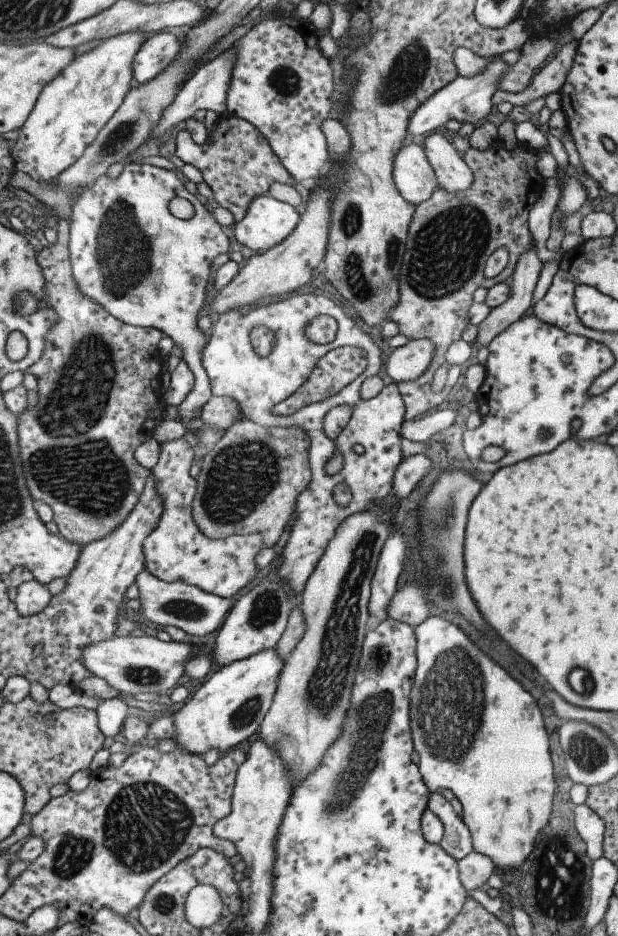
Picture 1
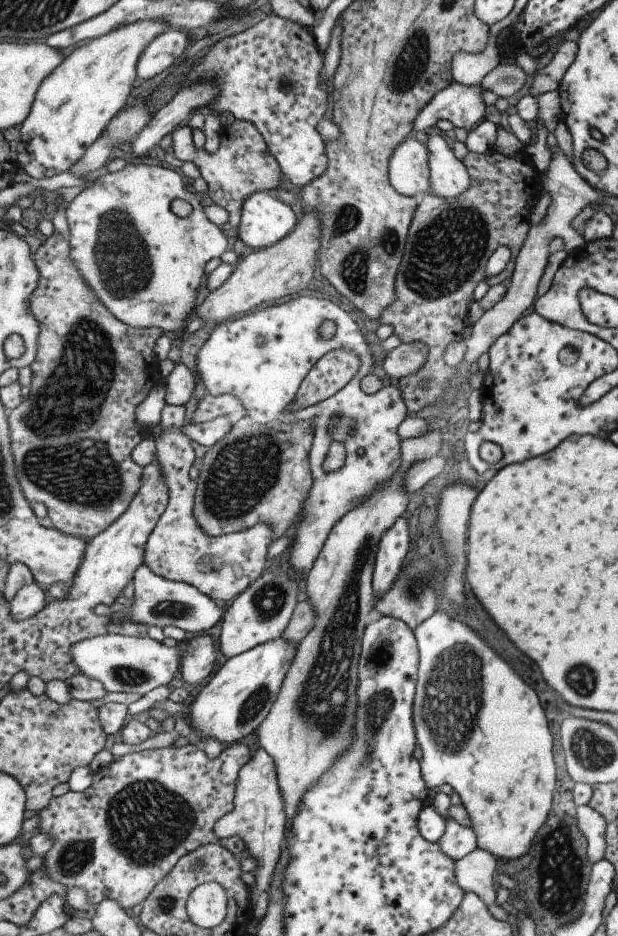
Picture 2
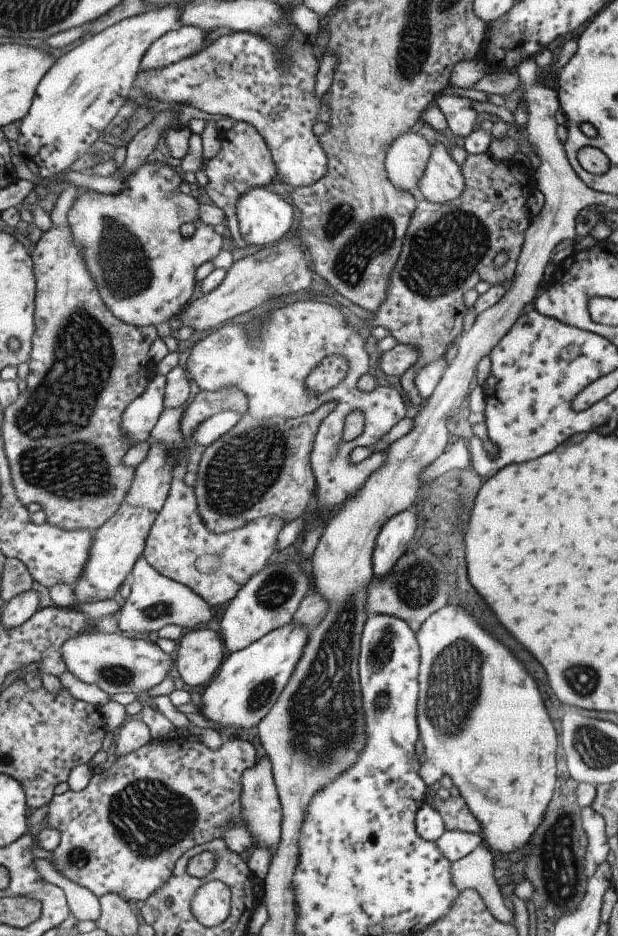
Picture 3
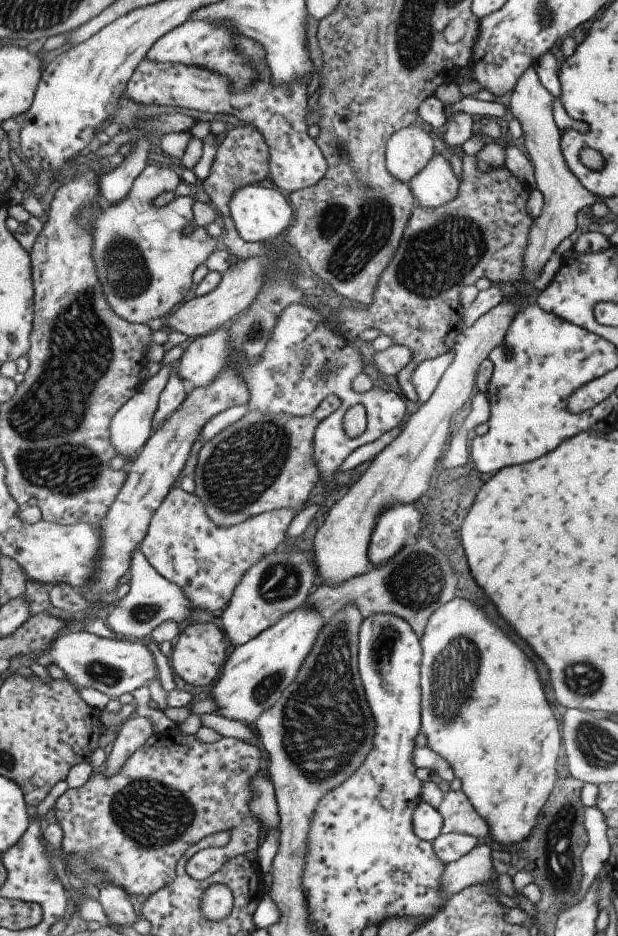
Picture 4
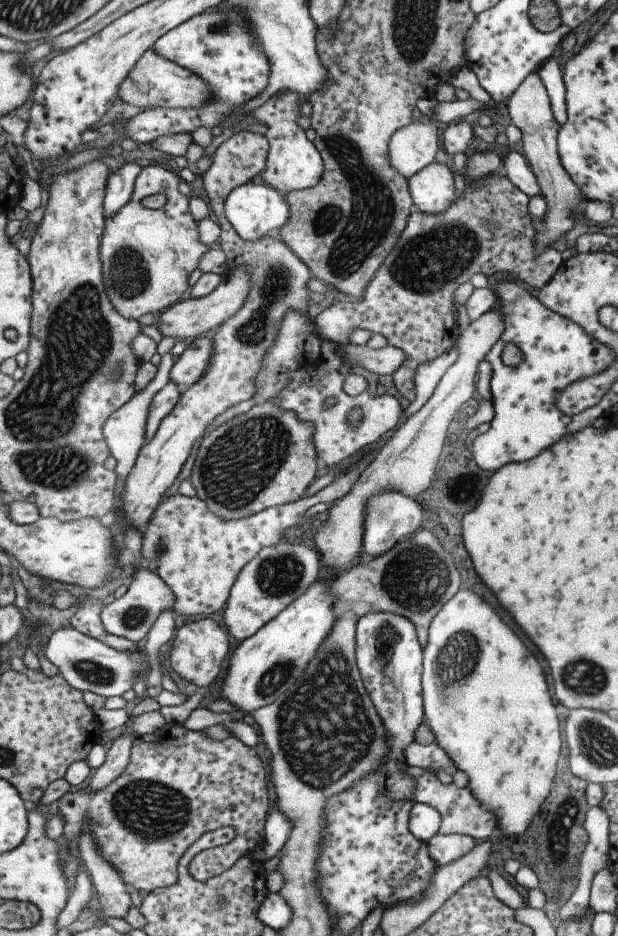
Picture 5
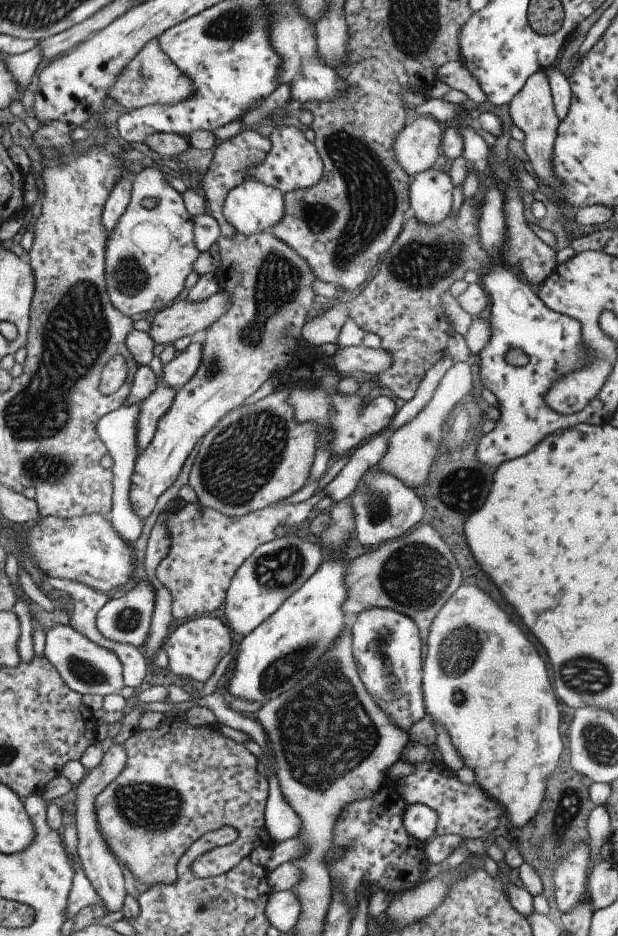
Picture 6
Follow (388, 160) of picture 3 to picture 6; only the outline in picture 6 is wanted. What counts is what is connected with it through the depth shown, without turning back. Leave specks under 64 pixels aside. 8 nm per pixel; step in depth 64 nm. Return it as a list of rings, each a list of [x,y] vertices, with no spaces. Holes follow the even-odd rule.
[[[421,116],[399,130],[393,140],[393,154],[399,168],[413,177],[433,166],[439,156],[442,129],[433,117]]]

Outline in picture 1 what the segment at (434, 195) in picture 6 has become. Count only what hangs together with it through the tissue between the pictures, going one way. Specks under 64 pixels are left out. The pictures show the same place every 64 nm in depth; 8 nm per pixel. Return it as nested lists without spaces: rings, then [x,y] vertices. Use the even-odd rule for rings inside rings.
[[[435,132],[424,136],[422,147],[438,188],[449,194],[457,194],[471,184],[472,172],[469,166],[441,134]]]

